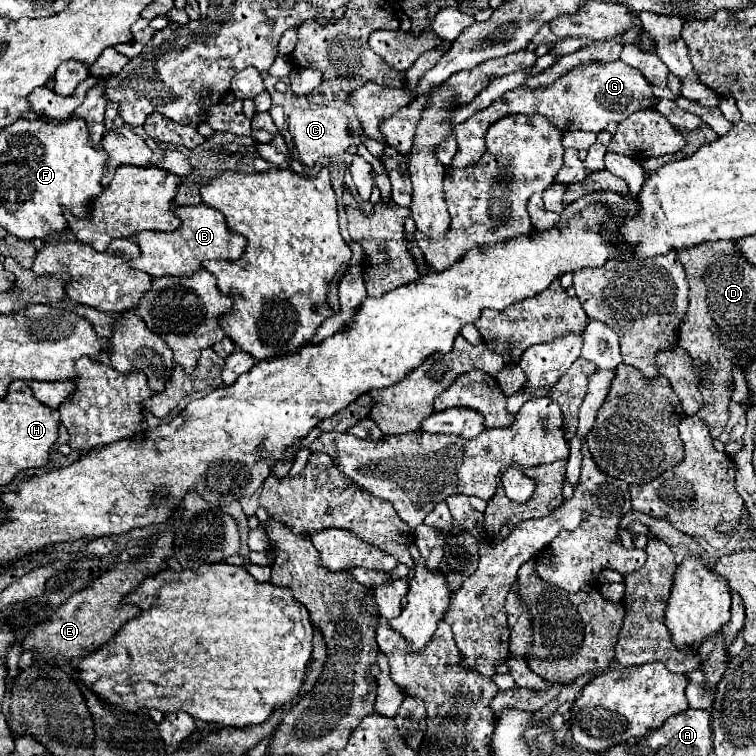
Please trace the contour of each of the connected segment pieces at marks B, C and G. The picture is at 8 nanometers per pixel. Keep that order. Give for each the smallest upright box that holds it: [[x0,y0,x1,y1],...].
[[130,205,246,277],[288,107,354,167],[452,61,654,167]]

